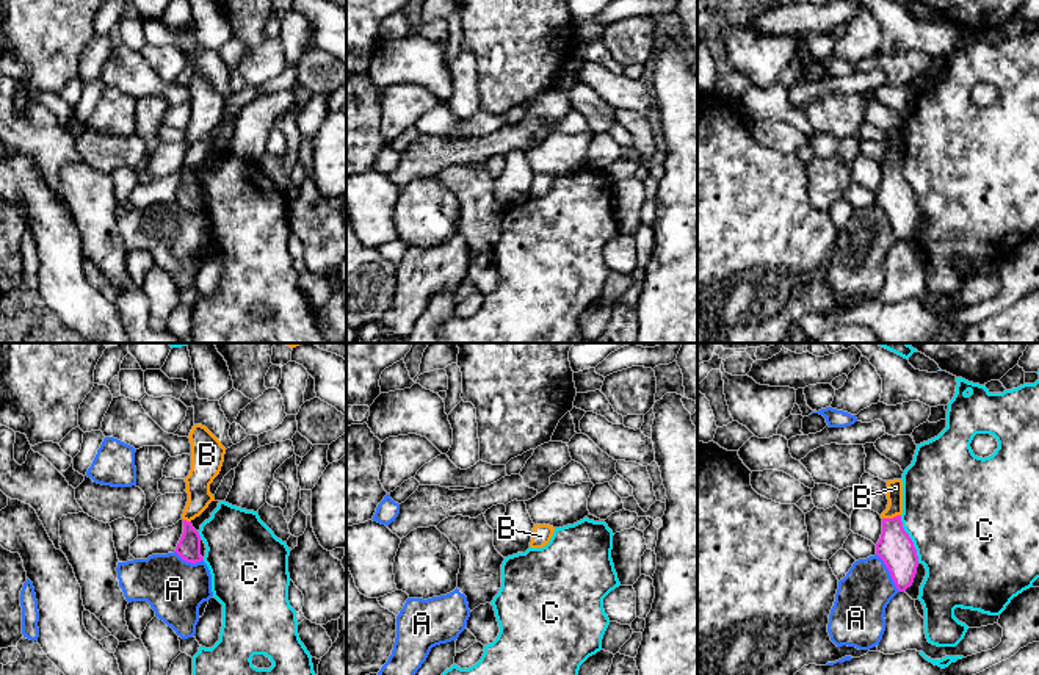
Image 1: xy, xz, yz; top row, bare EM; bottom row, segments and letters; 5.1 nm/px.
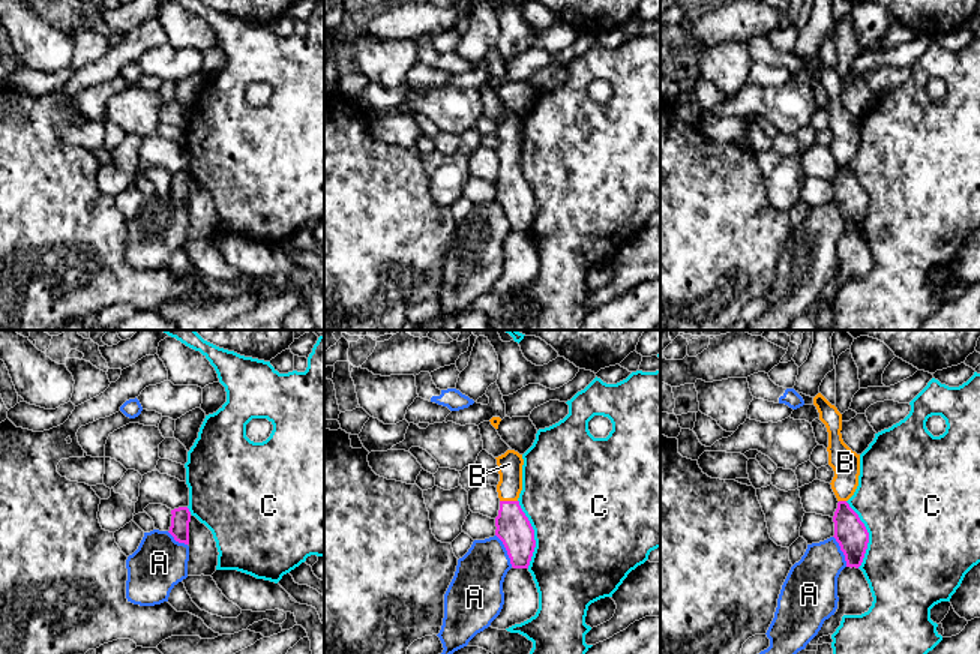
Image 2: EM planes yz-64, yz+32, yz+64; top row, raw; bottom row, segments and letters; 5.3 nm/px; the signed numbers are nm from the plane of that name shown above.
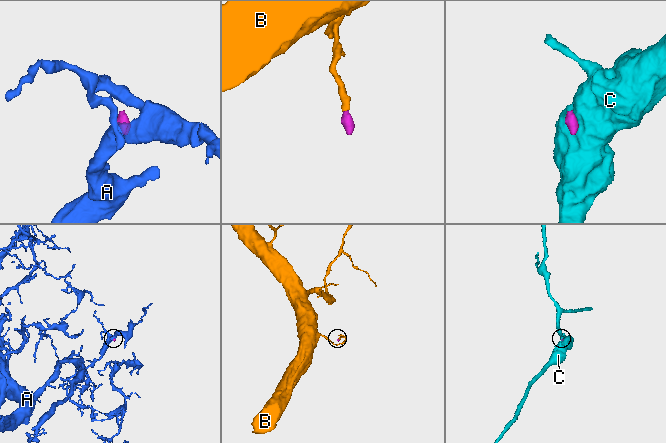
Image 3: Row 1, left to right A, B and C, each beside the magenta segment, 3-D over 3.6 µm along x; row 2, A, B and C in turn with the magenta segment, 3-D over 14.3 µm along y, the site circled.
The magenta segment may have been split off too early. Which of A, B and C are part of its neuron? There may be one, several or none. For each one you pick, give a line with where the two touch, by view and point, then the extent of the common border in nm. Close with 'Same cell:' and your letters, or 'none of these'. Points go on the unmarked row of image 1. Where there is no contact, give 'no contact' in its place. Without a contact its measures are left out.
B: meets magenta in yz at (890, 168); contact 100 nm long
Same cell: B

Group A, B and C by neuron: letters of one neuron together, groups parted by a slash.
A / B / C

